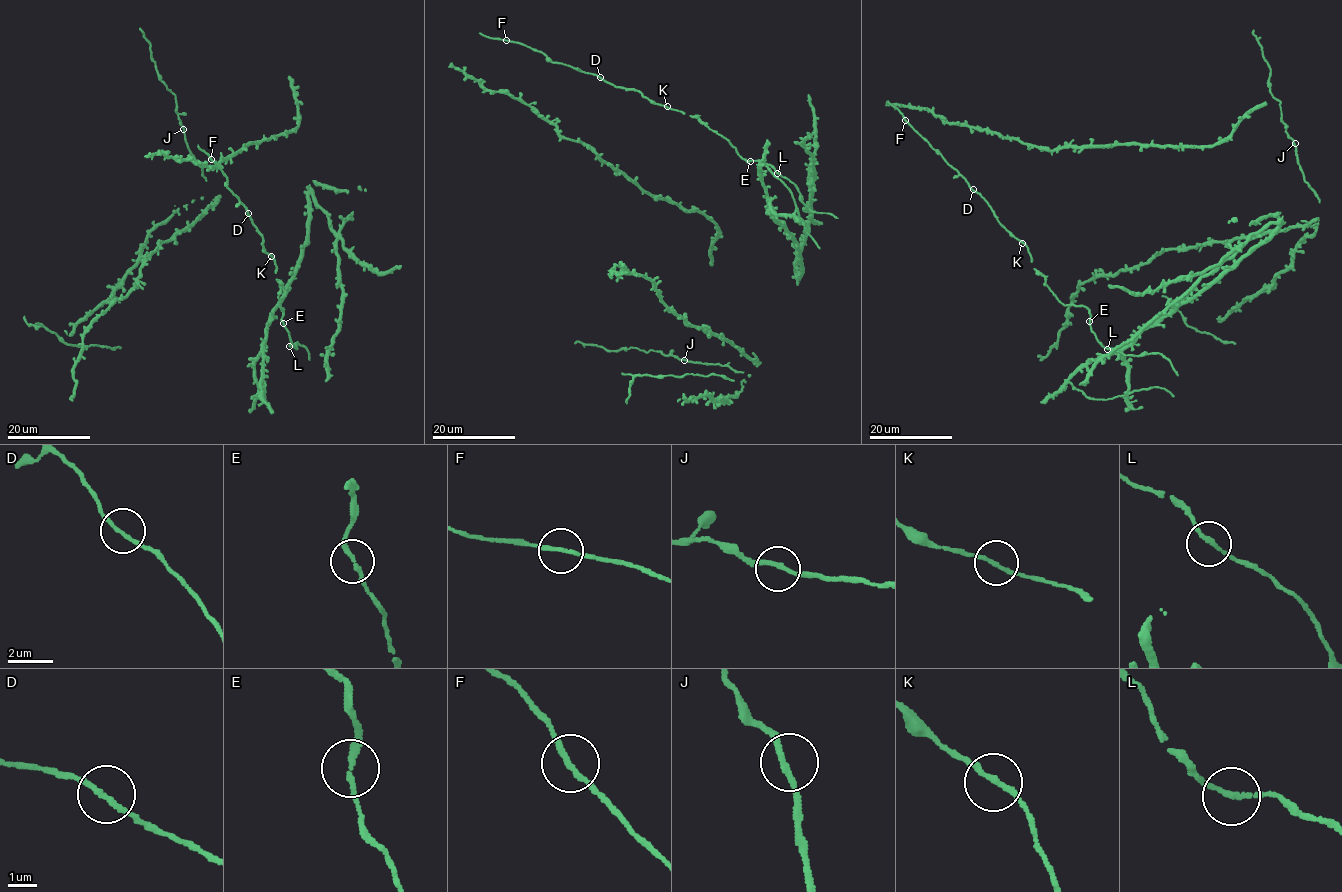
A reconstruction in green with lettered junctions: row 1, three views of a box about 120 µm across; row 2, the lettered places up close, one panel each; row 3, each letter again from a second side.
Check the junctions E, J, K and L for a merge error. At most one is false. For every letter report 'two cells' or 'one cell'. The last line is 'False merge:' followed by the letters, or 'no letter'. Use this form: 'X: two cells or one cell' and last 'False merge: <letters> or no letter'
E: one cell
J: one cell
K: one cell
L: one cell
False merge: no letter

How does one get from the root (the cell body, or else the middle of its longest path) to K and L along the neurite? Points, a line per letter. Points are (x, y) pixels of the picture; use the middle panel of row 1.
K: (744, 159), (728, 140), (706, 123), (667, 107)
L: (744, 159), (768, 164), (777, 173)

